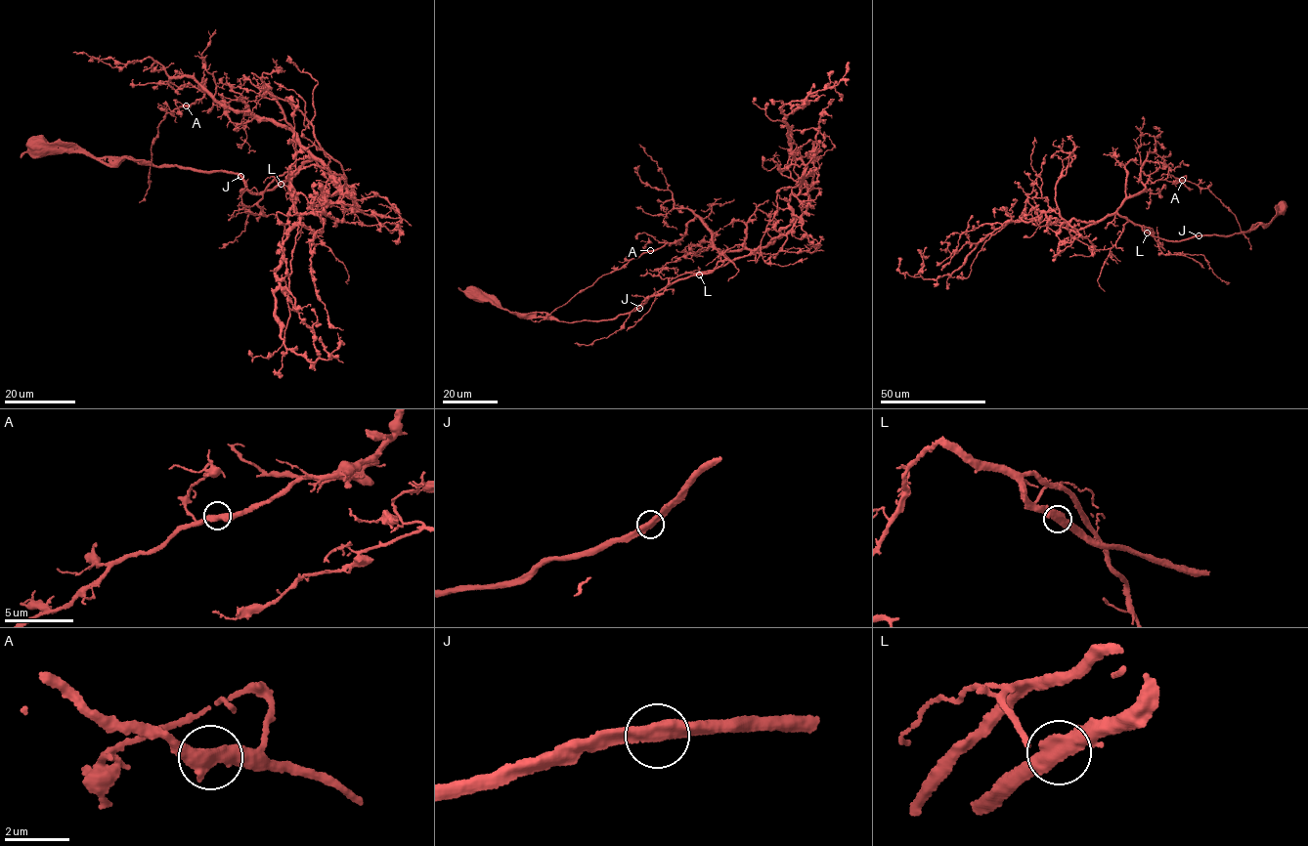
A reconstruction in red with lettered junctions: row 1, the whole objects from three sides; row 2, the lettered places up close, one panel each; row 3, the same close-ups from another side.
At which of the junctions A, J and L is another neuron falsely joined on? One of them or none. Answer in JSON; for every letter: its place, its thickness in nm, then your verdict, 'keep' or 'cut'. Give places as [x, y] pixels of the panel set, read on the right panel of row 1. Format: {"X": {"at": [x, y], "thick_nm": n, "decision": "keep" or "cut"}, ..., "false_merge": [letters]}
{"A": {"at": [1182, 180], "thick_nm": 440, "decision": "keep"}, "J": {"at": [1198, 235], "thick_nm": 440, "decision": "keep"}, "L": {"at": [1147, 232], "thick_nm": 440, "decision": "keep"}, "false_merge": []}

